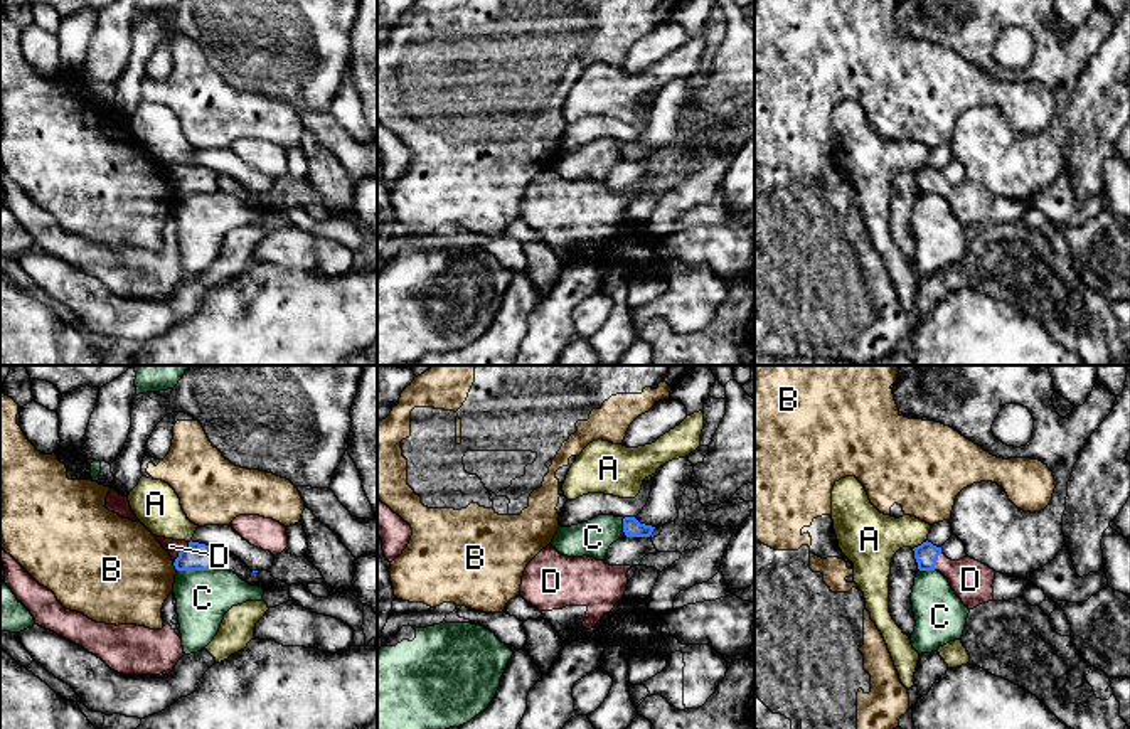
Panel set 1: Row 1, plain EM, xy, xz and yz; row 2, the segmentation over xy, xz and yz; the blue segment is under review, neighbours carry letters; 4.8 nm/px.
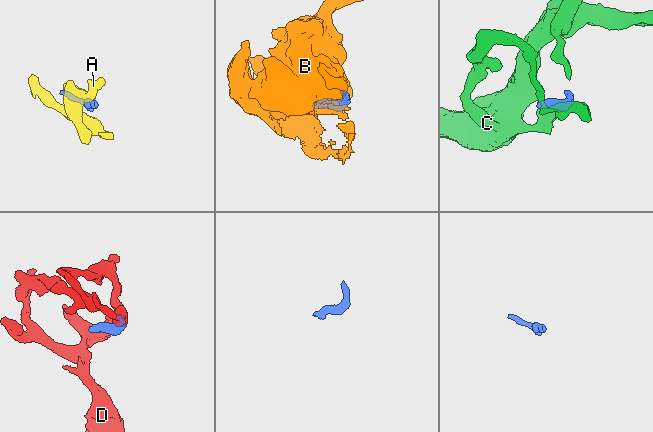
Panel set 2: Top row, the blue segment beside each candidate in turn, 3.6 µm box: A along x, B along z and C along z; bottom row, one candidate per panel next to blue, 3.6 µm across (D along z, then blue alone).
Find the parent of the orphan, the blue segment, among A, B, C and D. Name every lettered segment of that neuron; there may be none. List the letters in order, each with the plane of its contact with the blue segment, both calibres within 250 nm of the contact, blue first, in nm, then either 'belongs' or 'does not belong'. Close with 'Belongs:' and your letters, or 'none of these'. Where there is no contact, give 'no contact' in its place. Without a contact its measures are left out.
A: contact in yz; calibres 110 and 280 nm; does not belong
B: contact in xy; calibres 130 and 460 nm; does not belong
C: contact in xy; calibres 130 and 260 nm; does not belong
D: contact in xy; calibres 130 and 70 nm; belongs
Belongs: D

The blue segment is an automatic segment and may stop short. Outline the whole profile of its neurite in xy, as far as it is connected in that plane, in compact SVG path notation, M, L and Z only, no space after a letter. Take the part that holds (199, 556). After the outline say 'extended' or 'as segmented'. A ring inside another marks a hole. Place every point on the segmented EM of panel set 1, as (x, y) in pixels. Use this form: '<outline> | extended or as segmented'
M157 537L162 547L168 552L177 571L212 571L219 567L219 551L199 544Z | extended

